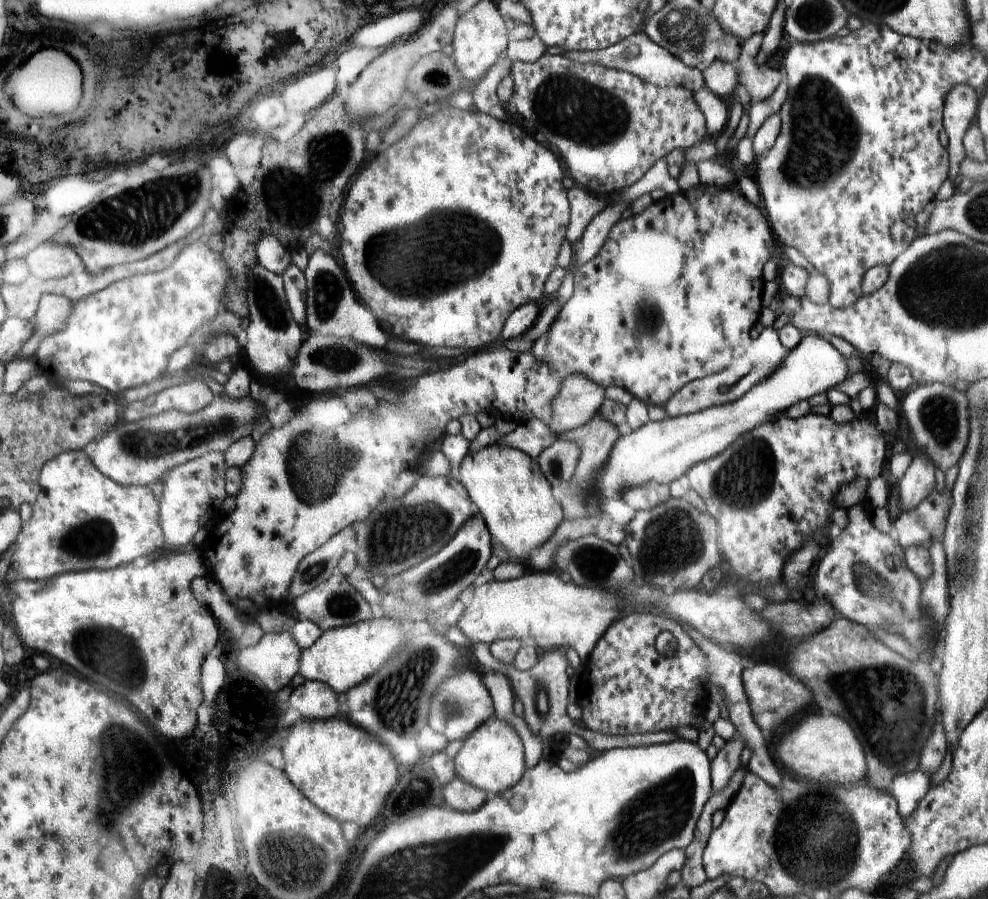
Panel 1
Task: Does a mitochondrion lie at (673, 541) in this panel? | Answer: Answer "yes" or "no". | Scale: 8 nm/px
yes

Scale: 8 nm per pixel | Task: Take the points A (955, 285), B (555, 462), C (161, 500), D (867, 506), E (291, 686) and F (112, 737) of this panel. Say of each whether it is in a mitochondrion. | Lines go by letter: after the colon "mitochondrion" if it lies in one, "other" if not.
A: mitochondrion
B: mitochondrion
C: other
D: other
E: other
F: mitochondrion

